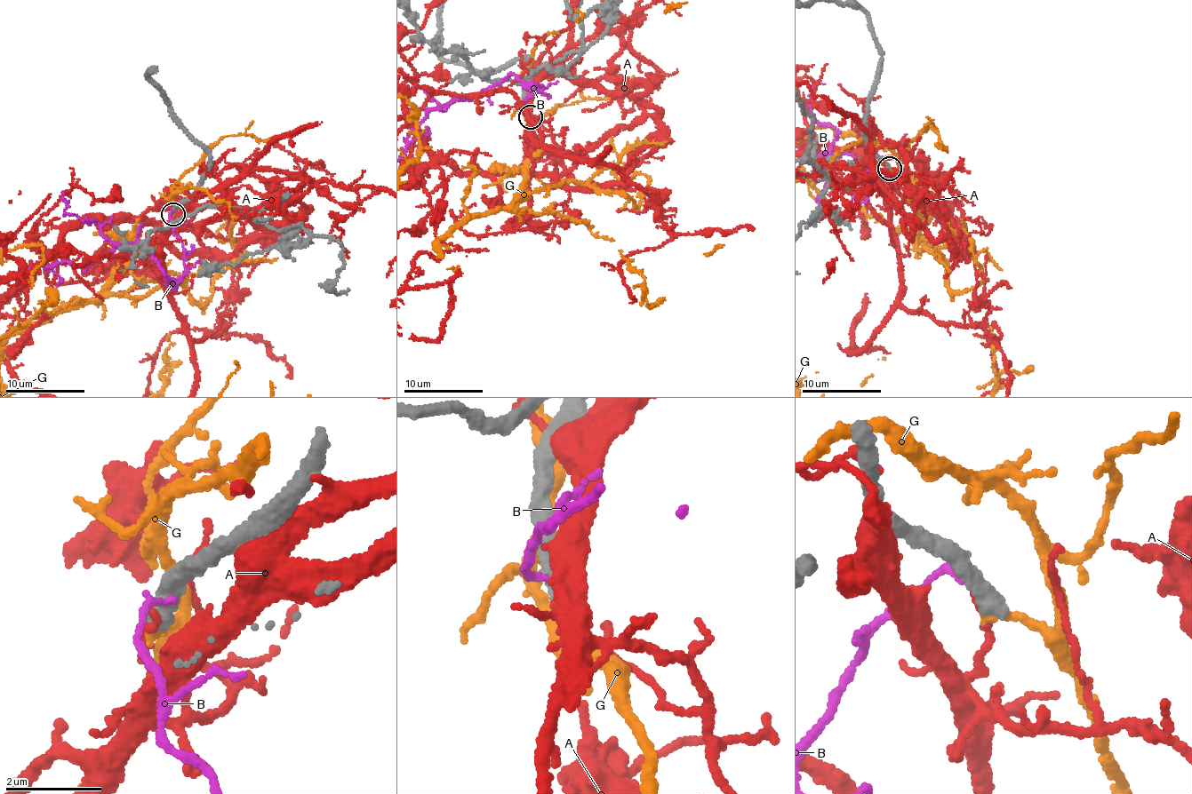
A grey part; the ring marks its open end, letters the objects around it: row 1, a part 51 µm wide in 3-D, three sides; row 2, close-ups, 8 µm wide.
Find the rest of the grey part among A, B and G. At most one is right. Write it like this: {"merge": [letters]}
{"merge": []}

